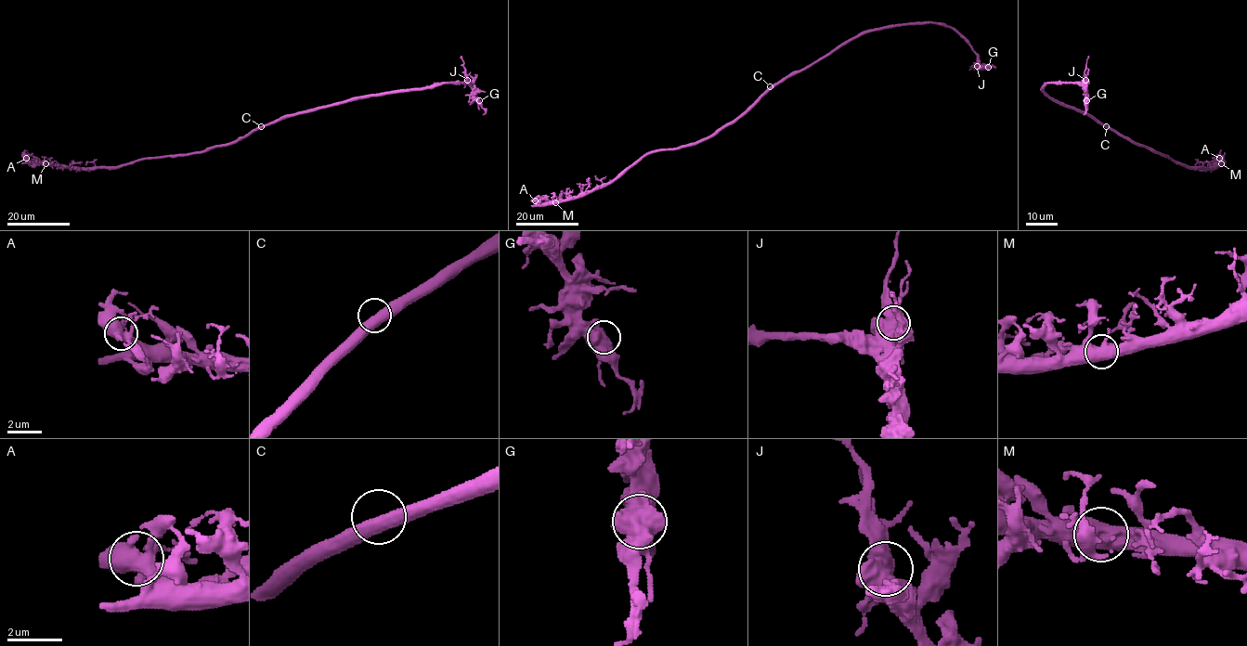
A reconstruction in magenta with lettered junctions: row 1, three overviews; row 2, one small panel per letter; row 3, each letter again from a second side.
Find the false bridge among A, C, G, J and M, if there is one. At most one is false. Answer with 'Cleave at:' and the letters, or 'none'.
Cleave at: none

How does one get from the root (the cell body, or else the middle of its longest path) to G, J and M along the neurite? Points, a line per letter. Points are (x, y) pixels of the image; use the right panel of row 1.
G: (1108, 127), (1087, 113), (1055, 101), (1042, 89), (1048, 83), (1078, 83), (1086, 100)
J: (1108, 127), (1087, 113), (1055, 101), (1042, 89), (1048, 83), (1085, 80)
M: (1108, 127), (1133, 142), (1187, 167), (1214, 167), (1221, 163)

